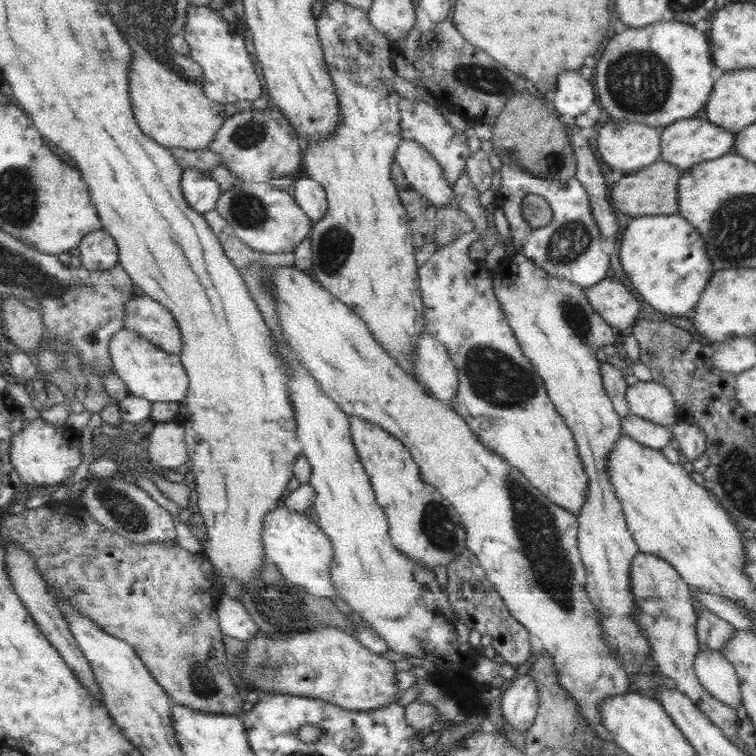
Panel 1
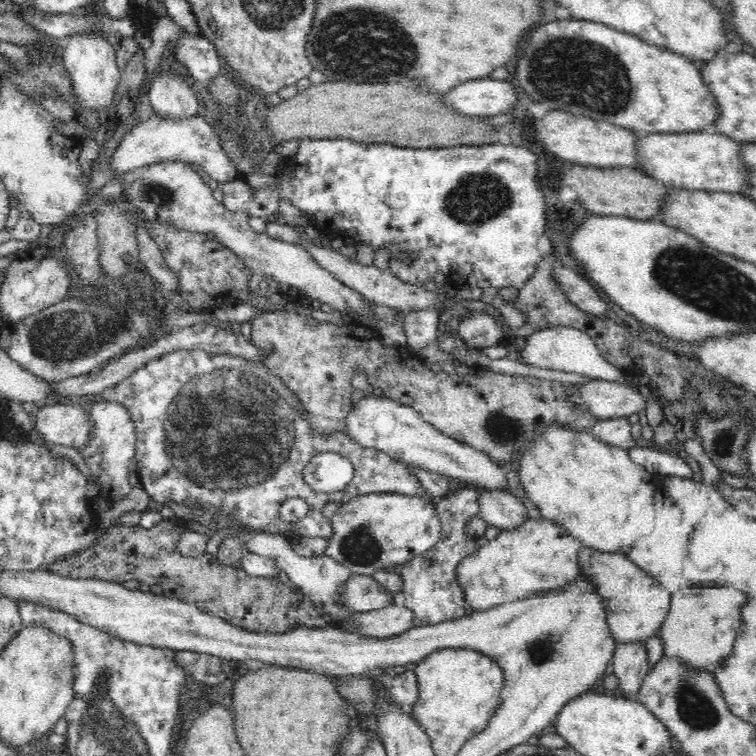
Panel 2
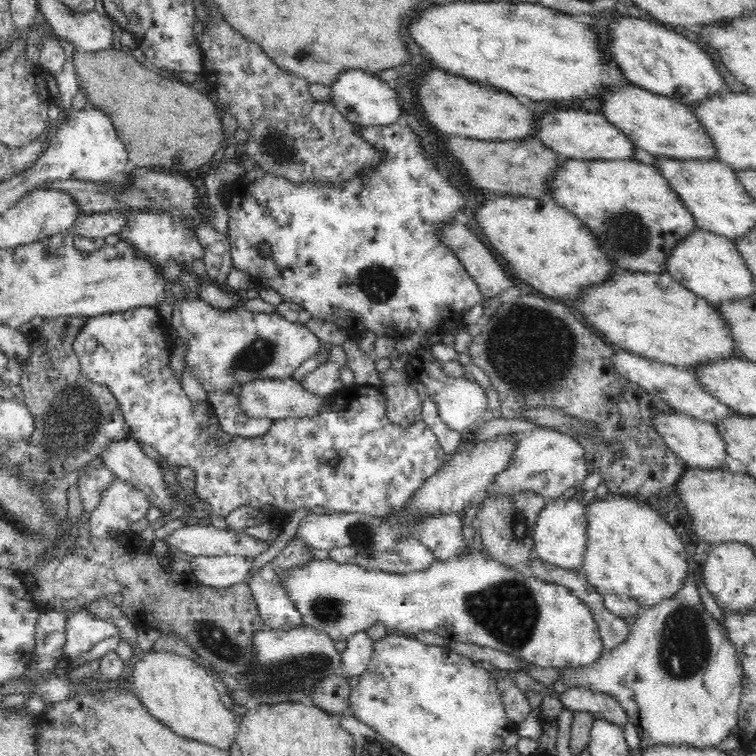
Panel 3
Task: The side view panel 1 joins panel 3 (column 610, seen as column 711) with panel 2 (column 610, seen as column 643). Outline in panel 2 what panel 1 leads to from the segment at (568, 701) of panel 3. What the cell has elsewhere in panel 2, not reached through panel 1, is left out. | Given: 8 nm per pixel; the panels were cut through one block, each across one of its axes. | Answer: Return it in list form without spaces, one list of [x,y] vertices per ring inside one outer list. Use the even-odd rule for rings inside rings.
[[[583,546],[578,552],[580,572],[591,584],[595,585],[606,609],[610,633],[616,644],[645,642],[658,633],[670,610],[671,593],[664,586],[636,566],[628,555],[605,553]]]

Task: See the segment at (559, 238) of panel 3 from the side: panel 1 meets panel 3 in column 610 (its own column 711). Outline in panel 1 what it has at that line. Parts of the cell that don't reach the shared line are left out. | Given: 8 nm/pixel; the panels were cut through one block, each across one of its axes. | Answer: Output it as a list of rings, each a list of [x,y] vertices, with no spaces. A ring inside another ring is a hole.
[[[677,212],[671,215],[634,218],[620,240],[620,264],[634,290],[654,310],[684,316],[692,312],[712,273],[704,240],[696,228]]]

